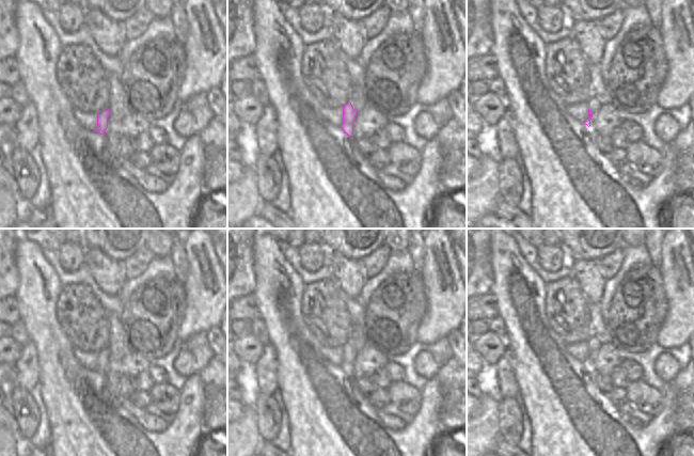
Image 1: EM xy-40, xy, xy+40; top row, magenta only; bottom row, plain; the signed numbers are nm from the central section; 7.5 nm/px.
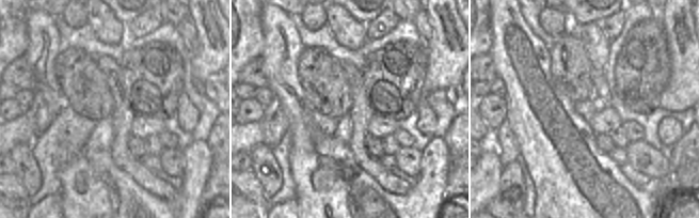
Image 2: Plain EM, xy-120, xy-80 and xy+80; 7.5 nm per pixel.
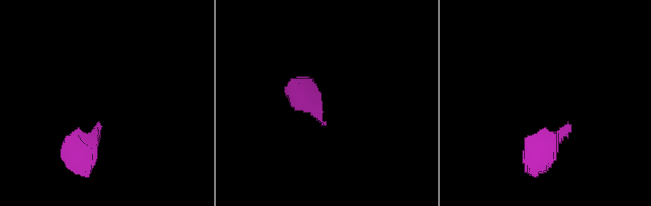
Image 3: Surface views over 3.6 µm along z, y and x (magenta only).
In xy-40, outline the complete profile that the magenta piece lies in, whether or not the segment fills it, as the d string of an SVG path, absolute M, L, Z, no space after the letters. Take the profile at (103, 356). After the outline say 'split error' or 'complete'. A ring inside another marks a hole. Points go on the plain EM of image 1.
M105 347L97 353L97 365L95 367L95 371L105 374L107 367L108 367L108 357L110 355L110 350L108 347Z; complete

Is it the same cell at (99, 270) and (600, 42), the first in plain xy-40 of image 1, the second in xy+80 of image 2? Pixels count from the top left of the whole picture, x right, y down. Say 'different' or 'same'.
same

